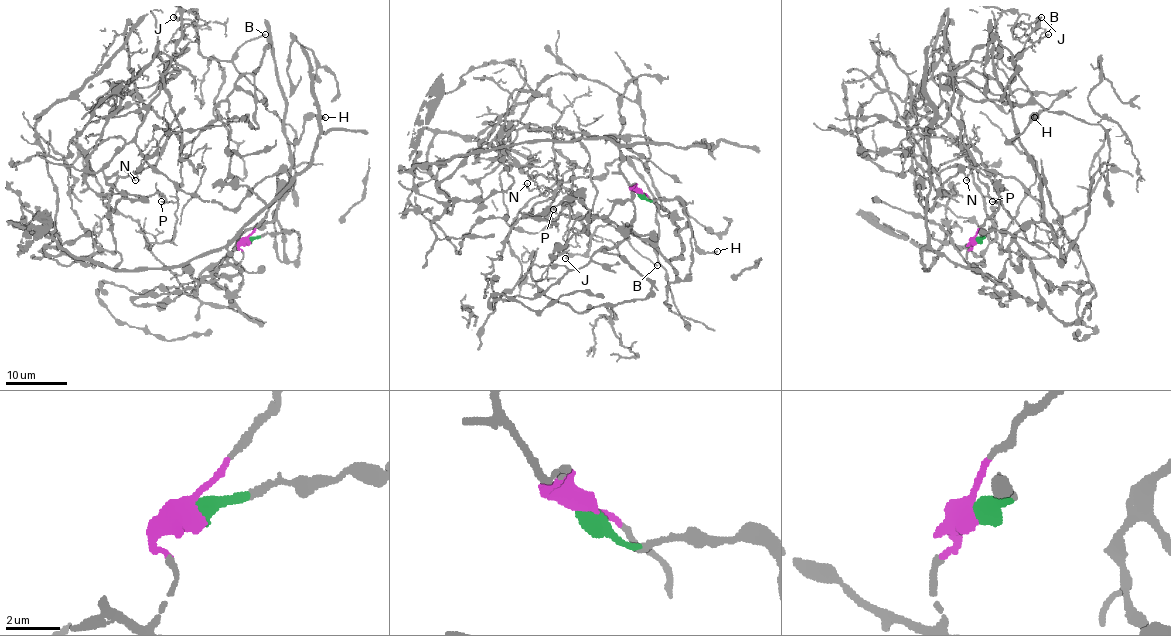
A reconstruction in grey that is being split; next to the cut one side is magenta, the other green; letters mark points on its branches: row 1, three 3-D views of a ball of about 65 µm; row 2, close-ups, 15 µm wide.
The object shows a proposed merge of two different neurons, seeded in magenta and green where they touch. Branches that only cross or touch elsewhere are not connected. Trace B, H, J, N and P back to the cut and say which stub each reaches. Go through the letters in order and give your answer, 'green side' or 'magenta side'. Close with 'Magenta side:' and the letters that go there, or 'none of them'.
B: green side
H: green side
J: green side
N: green side
P: green side
Magenta side: none of them

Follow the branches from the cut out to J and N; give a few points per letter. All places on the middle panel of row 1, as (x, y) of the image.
J: (639, 193), (684, 207), (682, 280), (668, 261), (678, 227), (634, 157), (658, 244), (599, 225), (565, 258)
N: (639, 193), (684, 207), (682, 280), (668, 261), (681, 256), (678, 227), (634, 157), (551, 193), (528, 184)

